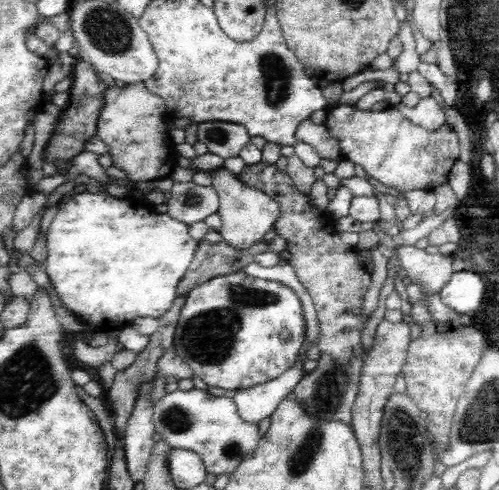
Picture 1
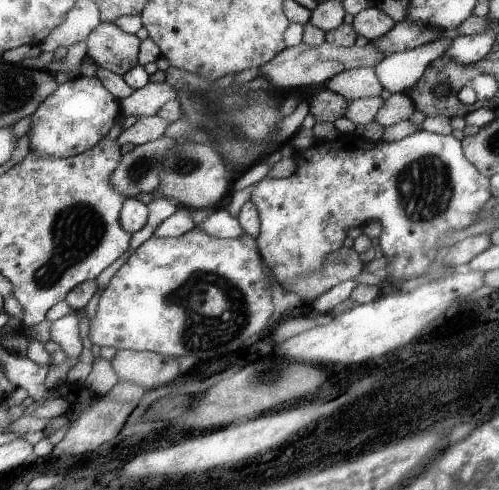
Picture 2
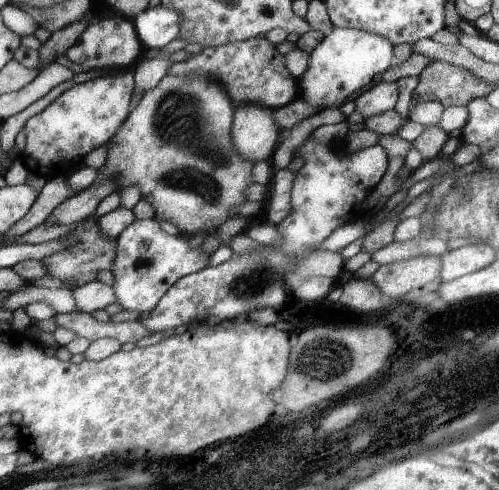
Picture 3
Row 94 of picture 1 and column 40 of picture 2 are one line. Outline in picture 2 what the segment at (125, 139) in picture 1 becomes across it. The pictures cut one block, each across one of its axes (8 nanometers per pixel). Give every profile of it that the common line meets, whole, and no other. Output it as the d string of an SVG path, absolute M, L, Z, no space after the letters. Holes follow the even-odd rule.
M78 75L69 78L30 115L29 152L61 159L81 155L100 143L124 113L120 100L98 77Z

